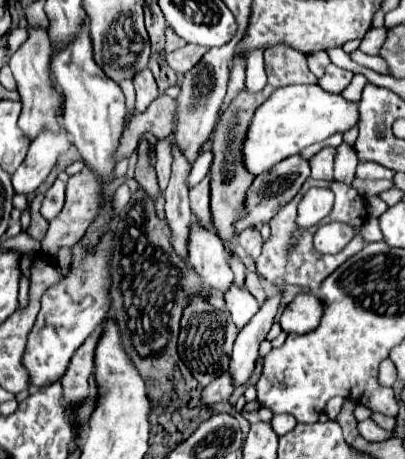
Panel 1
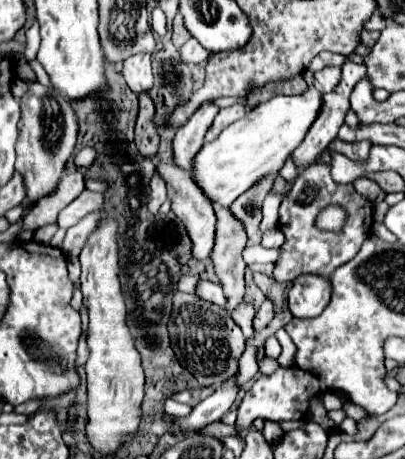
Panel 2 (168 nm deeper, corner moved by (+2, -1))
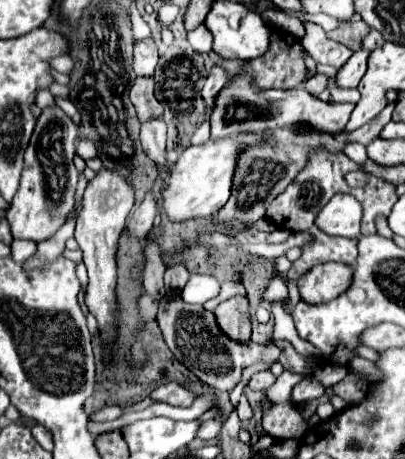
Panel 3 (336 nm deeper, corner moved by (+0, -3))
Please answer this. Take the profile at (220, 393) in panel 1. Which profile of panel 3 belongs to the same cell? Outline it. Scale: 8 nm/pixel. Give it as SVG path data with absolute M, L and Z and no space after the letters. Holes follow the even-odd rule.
M166 383L166 385L160 385L158 389L154 389L150 393L150 399L158 401L158 403L176 405L176 407L190 407L194 401L194 395L178 383Z

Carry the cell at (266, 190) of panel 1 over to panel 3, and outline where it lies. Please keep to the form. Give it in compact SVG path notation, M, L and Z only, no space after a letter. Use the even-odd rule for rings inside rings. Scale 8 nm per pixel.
M358 49L354 51L354 55L346 61L346 65L338 71L336 75L336 83L340 87L358 87L364 71L366 71L366 59L368 59L368 51L366 49Z

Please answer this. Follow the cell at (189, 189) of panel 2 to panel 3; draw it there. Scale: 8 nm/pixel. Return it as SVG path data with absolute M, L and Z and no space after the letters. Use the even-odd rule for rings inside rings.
M156 117L140 125L140 143L144 153L156 161L166 165L166 123Z

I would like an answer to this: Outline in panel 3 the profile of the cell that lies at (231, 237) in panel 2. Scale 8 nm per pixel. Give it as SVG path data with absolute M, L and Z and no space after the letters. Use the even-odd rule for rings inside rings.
M234 295L228 301L220 303L214 309L216 315L216 323L220 327L220 331L230 337L236 339L240 343L248 343L250 335L252 335L252 323L250 323L250 315L252 315L252 307L248 297L244 295Z

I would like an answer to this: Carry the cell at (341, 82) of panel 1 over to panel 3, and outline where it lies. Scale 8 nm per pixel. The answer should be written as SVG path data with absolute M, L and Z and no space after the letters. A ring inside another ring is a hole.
M314 75L312 79L308 79L304 83L304 89L310 91L312 95L318 95L318 93L322 93L326 89L326 85L328 85L328 77L326 75Z

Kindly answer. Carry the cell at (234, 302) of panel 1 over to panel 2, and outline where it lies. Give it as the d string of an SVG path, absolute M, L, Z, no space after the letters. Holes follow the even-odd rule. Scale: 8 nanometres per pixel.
M200 281L198 285L198 295L214 305L220 305L220 307L226 307L226 295L222 291L220 285L212 283L212 281Z

